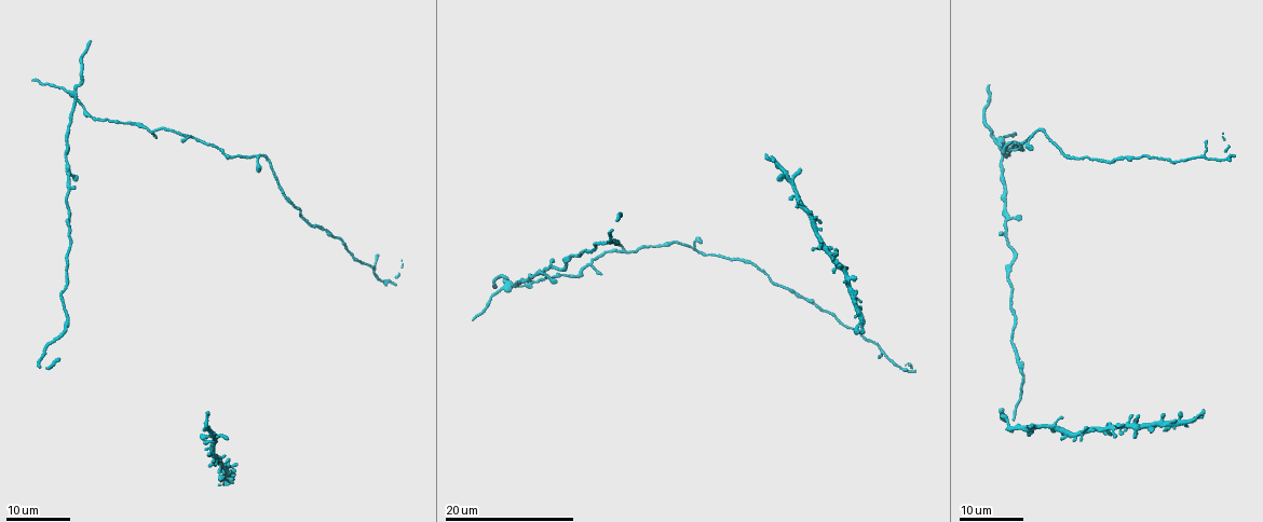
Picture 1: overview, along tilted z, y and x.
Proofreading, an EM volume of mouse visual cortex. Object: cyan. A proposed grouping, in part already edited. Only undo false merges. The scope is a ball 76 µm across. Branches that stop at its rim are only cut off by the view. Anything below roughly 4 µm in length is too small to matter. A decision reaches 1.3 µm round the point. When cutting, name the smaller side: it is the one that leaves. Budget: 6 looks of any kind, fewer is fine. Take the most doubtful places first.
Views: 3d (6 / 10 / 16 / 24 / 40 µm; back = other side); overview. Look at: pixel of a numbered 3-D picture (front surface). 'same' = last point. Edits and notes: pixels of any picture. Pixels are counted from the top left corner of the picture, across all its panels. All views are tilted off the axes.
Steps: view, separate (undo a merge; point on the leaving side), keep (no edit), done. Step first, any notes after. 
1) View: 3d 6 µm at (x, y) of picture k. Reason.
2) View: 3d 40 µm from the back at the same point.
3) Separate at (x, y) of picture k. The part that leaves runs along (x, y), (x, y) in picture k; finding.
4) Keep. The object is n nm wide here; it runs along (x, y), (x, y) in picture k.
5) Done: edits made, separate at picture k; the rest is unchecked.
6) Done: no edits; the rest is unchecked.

View: 3d 24 µm at (999, 147) of picture 1. Three-way junction.

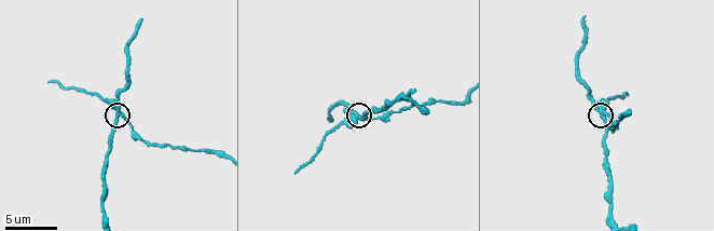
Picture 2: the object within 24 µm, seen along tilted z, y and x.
View: 3d 6 µm at (123, 115) of picture 2.

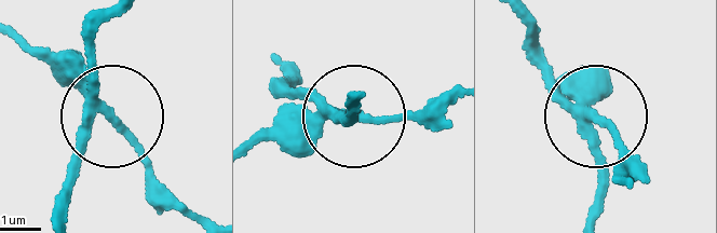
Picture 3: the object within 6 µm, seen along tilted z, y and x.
Separate at (92, 38) of picture 3. The object is 260 nm wide here; the part that leaves runs along (89, 104), (59, 215) in picture 3; two cells meet here.

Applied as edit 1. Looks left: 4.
View: 3d 24 µm at (587, 265) of picture 1. Three arms meet.

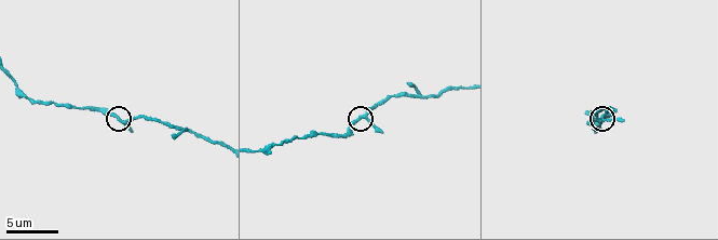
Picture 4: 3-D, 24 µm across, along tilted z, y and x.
View: 3d 10 µm at (119, 119) of picture 4.

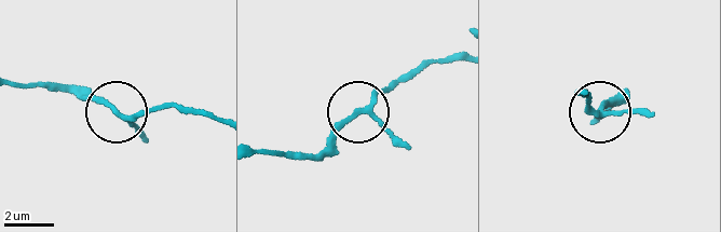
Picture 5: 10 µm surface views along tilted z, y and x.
Keep. The object is 180 nm wide here; it runs along (18, 84), (93, 98), (126, 114), (173, 106) in picture 5; all the same cell.

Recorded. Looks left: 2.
Done: edits made, separate at picture 3; the rest is unchecked.

